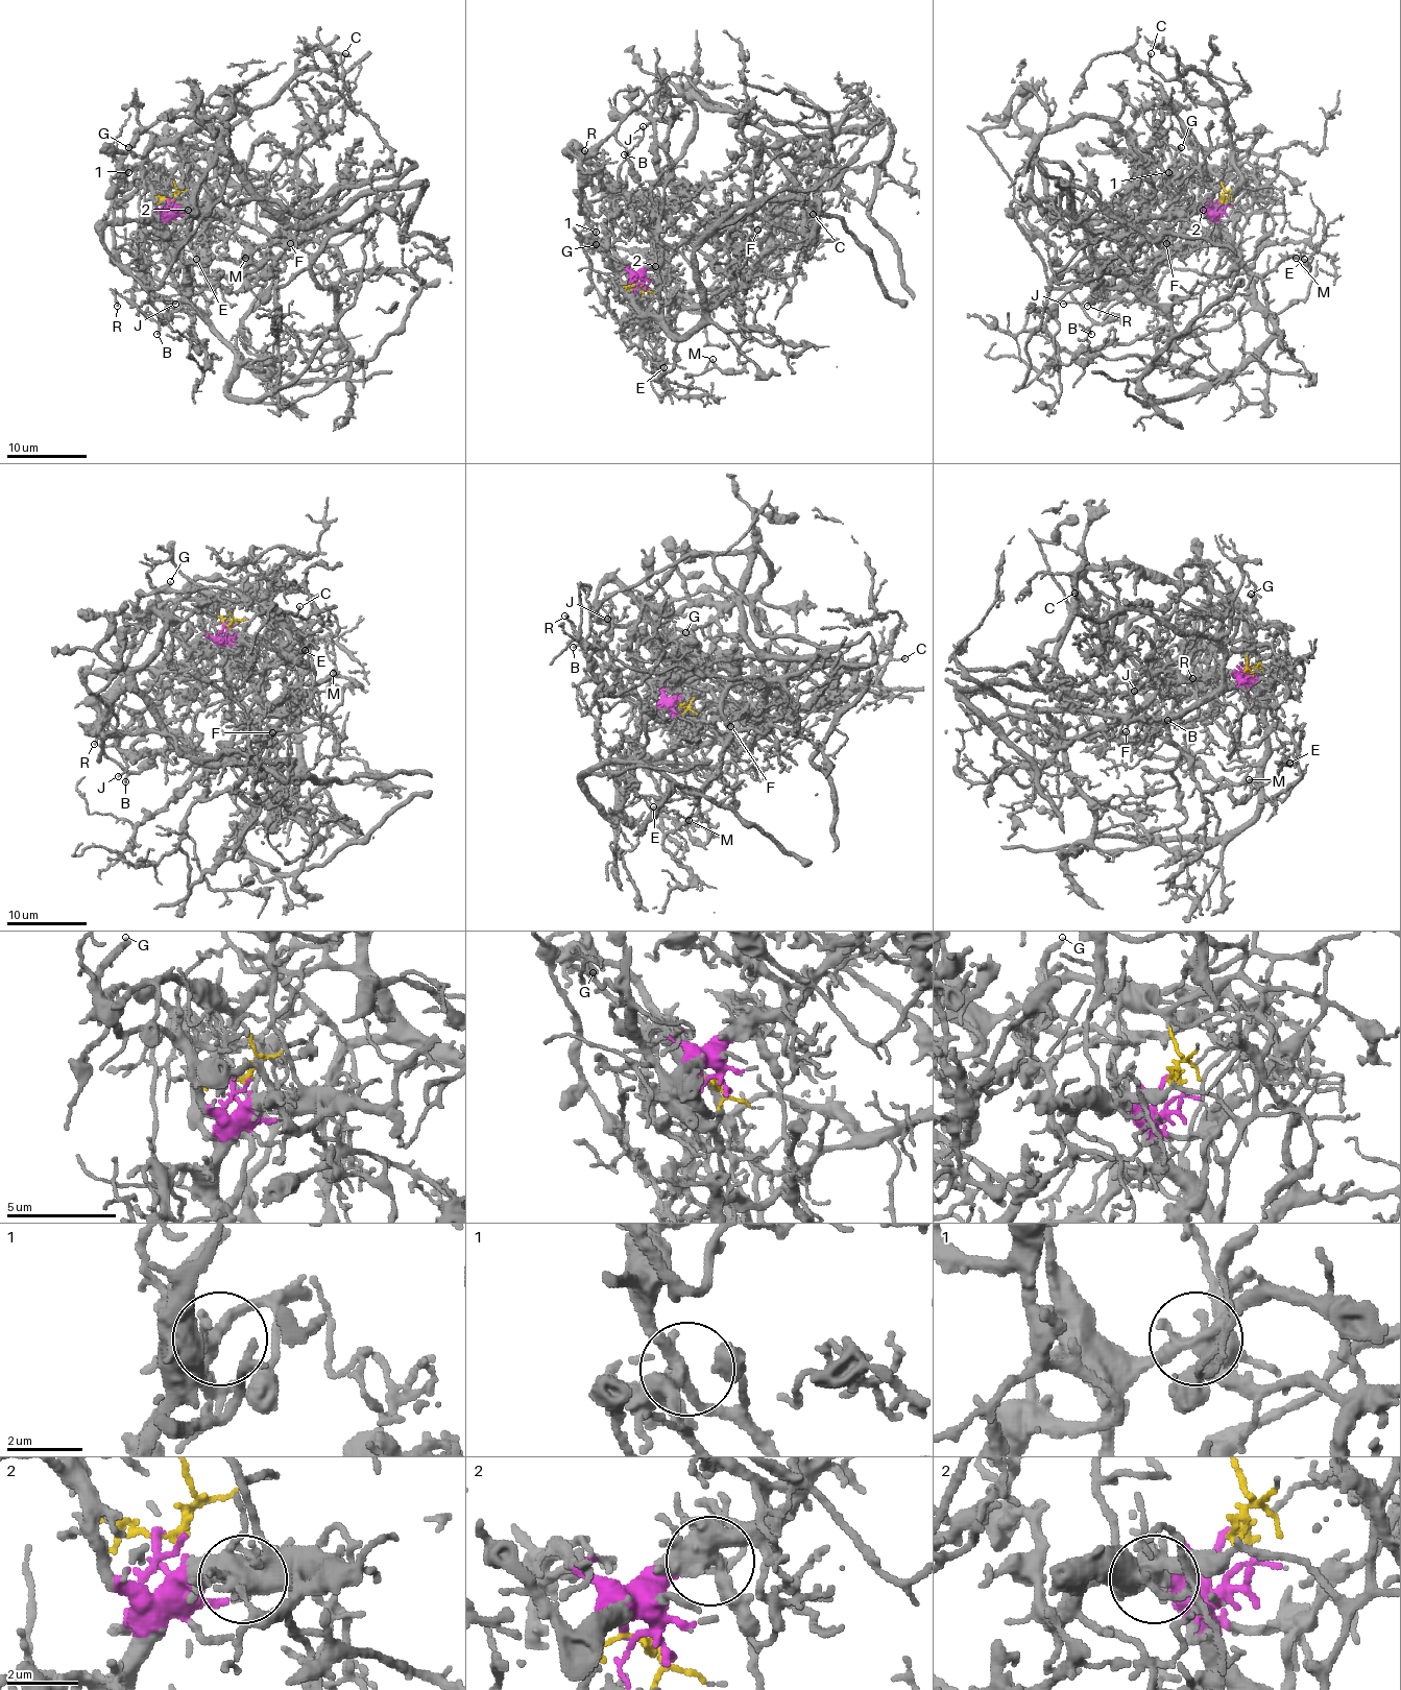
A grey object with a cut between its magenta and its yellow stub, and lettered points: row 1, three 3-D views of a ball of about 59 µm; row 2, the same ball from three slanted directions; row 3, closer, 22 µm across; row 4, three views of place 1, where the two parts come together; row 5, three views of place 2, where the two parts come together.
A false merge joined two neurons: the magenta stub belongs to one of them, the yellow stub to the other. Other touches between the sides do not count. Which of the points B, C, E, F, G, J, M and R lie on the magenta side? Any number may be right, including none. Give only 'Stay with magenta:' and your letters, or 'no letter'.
Stay with magenta: F, G, J, R

